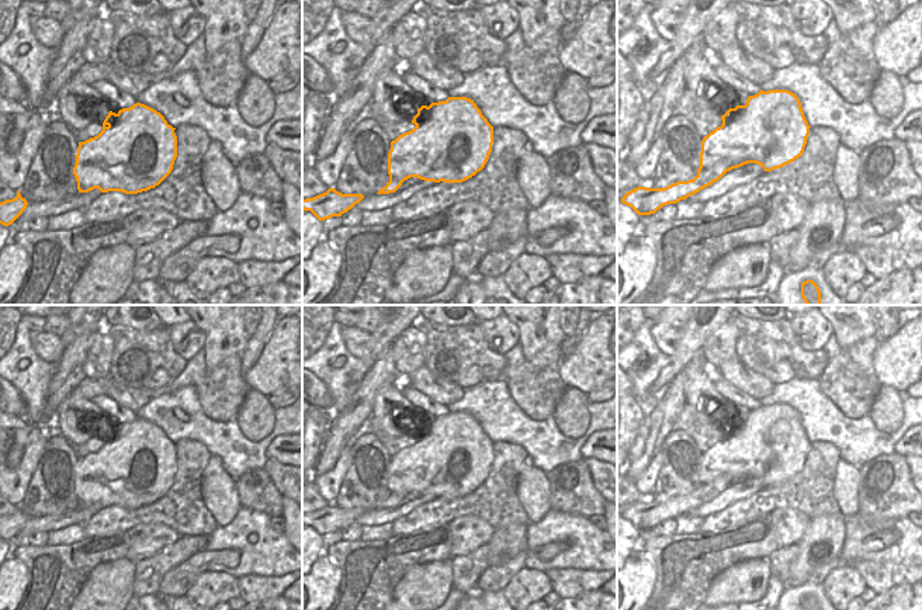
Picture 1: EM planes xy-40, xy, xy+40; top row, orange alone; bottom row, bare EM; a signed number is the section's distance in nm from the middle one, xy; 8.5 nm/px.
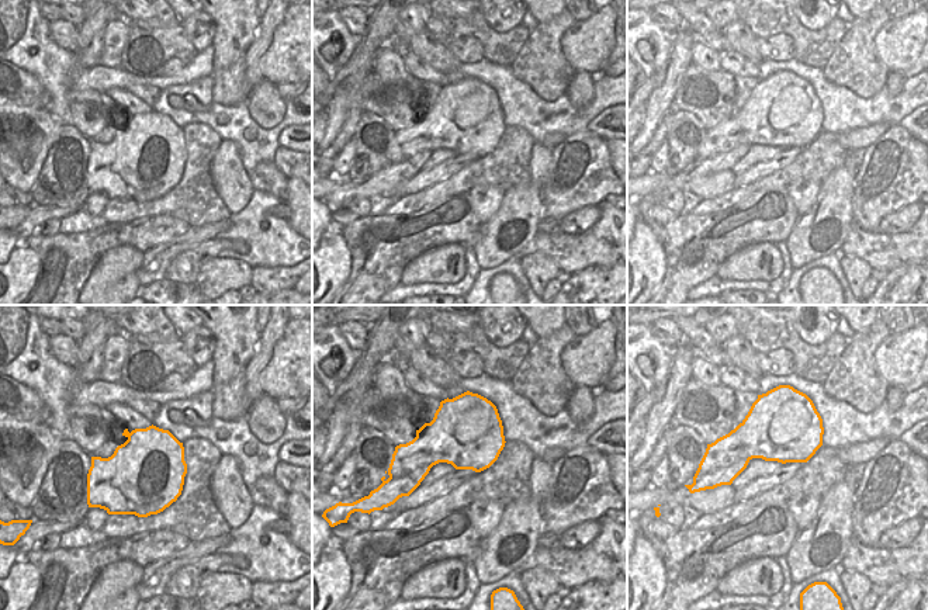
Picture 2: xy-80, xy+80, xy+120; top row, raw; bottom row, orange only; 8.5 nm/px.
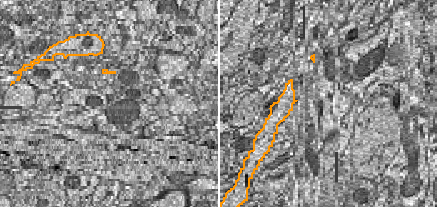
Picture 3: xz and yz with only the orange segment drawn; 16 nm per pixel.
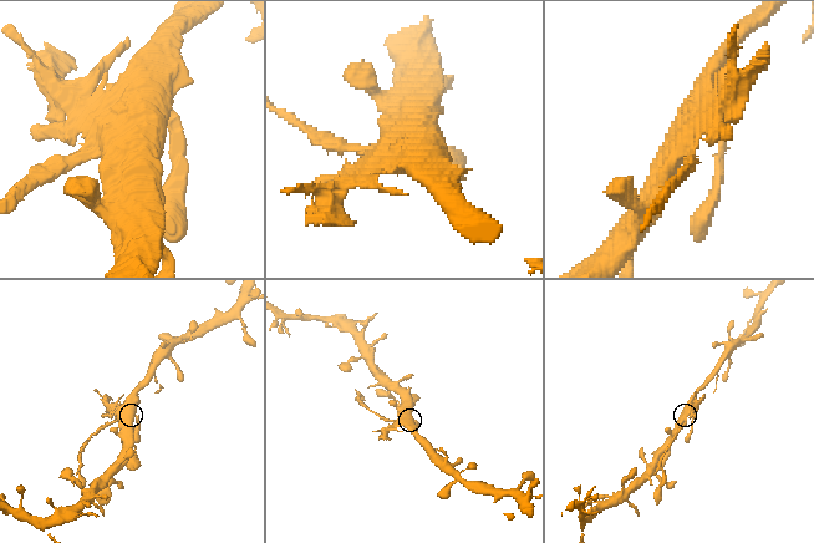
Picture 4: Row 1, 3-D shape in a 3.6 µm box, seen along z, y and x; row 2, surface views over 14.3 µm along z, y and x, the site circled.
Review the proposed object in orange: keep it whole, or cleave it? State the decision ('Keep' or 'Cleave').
Cleave

